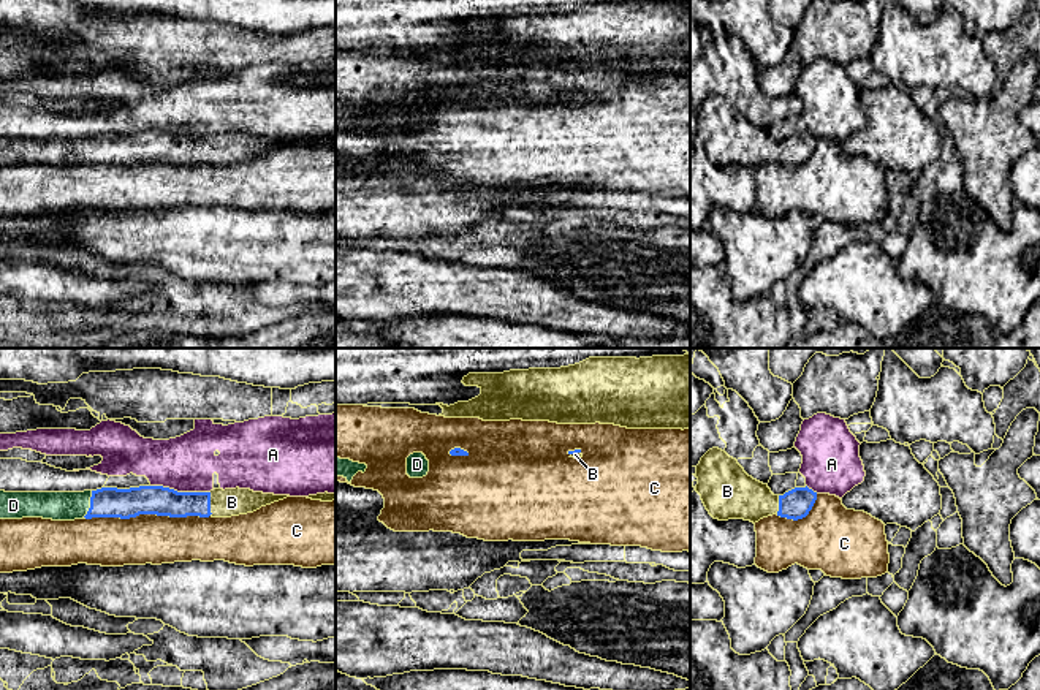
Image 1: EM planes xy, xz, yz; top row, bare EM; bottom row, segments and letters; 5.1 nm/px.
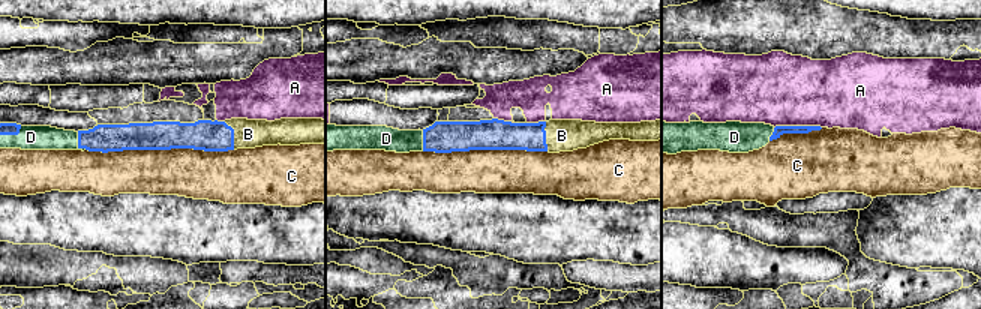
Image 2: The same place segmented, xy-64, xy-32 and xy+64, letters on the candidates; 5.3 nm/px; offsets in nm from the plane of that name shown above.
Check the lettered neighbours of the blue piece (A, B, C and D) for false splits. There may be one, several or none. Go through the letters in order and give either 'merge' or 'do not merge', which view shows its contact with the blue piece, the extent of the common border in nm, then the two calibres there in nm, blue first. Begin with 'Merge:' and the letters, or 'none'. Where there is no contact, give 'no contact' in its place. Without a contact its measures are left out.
Merge: B, D
A: do not merge | xy | 300 nm | 150/280 nm
B: merge | xy | 120 nm | 150/140 nm
C: do not merge | xy | 650 nm | 160/260 nm
D: merge | xy | 140 nm | 160/140 nm

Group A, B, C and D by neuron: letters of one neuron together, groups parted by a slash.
A / B D / C

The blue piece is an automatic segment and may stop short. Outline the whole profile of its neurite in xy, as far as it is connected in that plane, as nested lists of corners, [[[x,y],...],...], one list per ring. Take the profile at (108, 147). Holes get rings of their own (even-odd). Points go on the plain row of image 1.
[[[163,131],[101,133],[84,138],[0,136],[0,165],[130,165],[139,160],[231,163],[253,158],[287,142],[290,141],[263,139],[239,133],[214,135],[211,138],[177,138]]]

